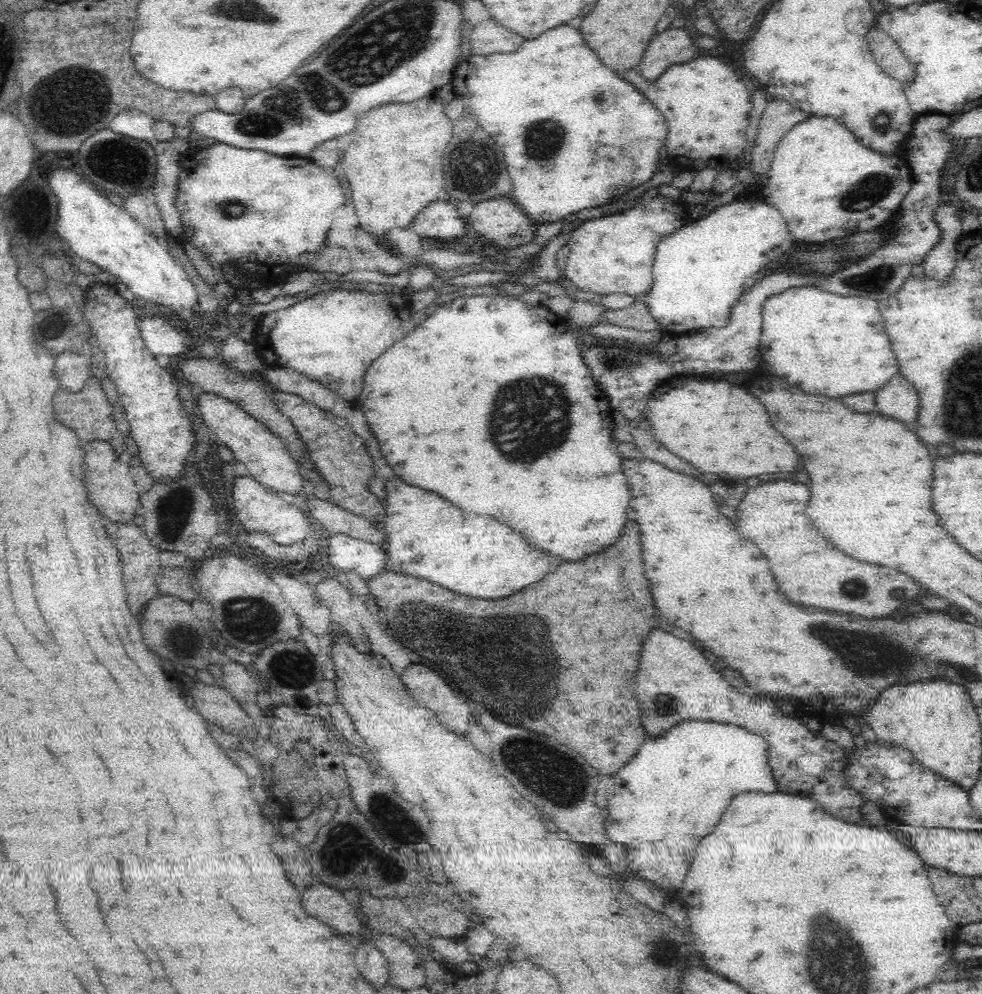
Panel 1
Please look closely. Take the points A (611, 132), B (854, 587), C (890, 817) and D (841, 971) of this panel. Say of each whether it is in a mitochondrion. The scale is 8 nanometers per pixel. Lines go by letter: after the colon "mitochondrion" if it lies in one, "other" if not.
A: other
B: mitochondrion
C: other
D: mitochondrion

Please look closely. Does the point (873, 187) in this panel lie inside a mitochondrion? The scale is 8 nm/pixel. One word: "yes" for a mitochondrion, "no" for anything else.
yes

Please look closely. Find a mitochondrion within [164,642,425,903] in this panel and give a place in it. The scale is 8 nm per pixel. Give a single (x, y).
(293, 665)

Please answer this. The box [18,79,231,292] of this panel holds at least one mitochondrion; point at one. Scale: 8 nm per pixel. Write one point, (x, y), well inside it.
(129, 162)

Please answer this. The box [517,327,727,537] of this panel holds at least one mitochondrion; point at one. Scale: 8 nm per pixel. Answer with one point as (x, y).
(613, 361)

